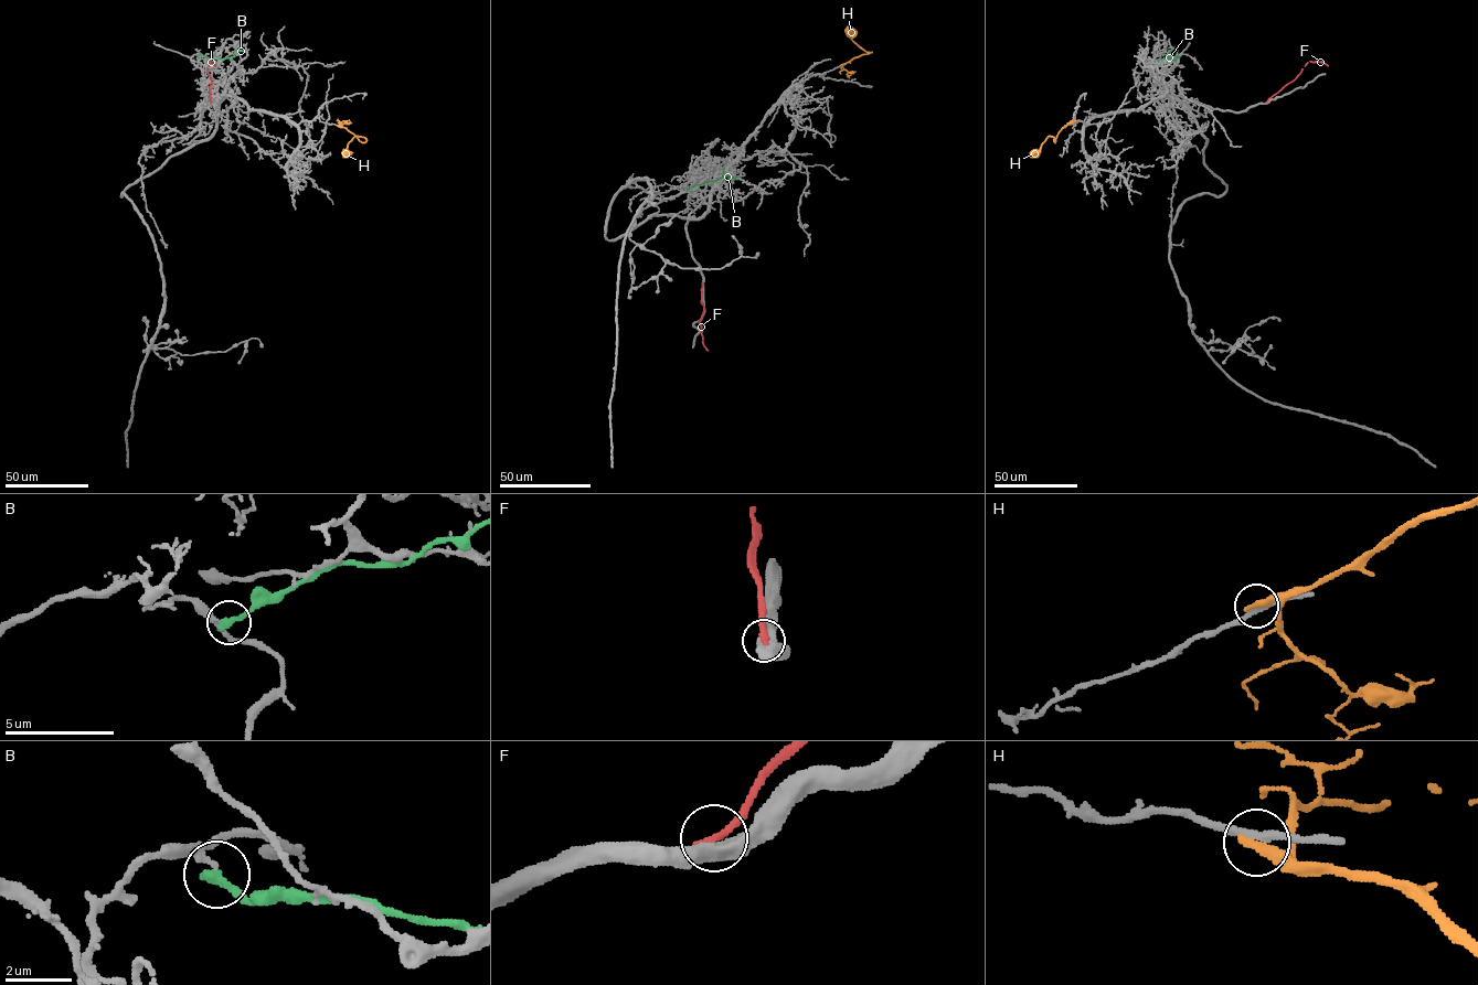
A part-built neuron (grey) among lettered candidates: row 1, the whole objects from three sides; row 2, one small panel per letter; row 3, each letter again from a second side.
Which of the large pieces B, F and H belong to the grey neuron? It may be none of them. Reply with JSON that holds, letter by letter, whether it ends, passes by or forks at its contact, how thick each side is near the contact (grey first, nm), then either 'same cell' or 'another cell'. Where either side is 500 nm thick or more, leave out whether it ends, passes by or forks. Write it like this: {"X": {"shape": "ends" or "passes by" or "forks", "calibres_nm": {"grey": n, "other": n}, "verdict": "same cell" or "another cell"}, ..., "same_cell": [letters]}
{"B": {"shape": "ends", "calibres_nm": {"grey": 140, "other": 360}, "verdict": "another cell"}, "F": {"calibres_nm": {"grey": 500, "other": 260}, "verdict": "another cell"}, "H": {"shape": "ends", "calibres_nm": {"grey": 240, "other": 360}, "verdict": "another cell"}, "same_cell": []}

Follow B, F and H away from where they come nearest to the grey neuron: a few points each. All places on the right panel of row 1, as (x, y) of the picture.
B: (1180, 55), (1172, 59), (1167, 56), (1168, 52)
F: (1266, 103), (1293, 81), (1307, 63), (1322, 62), (1328, 65)
H: (1065, 126), (1054, 142), (1049, 136), (1030, 157)

